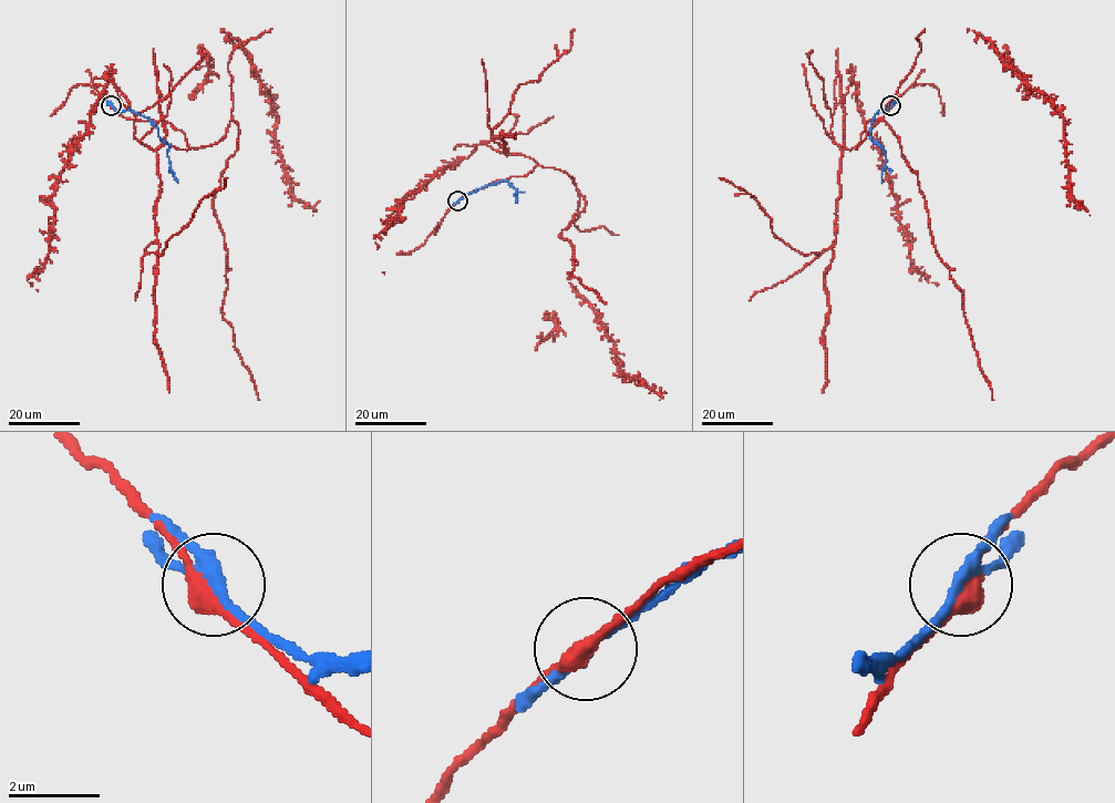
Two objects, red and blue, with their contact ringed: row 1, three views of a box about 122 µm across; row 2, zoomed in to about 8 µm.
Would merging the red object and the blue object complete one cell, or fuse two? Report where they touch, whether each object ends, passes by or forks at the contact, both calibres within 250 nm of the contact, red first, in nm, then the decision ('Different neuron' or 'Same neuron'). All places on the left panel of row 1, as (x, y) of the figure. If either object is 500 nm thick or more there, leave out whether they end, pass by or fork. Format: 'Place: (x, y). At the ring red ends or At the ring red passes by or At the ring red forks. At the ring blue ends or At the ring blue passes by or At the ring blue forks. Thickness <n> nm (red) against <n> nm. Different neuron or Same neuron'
Place: (111, 105). At the ring red passes by. At the ring blue forks. Thickness 360 nm (red) against 200 nm. Different neuron

